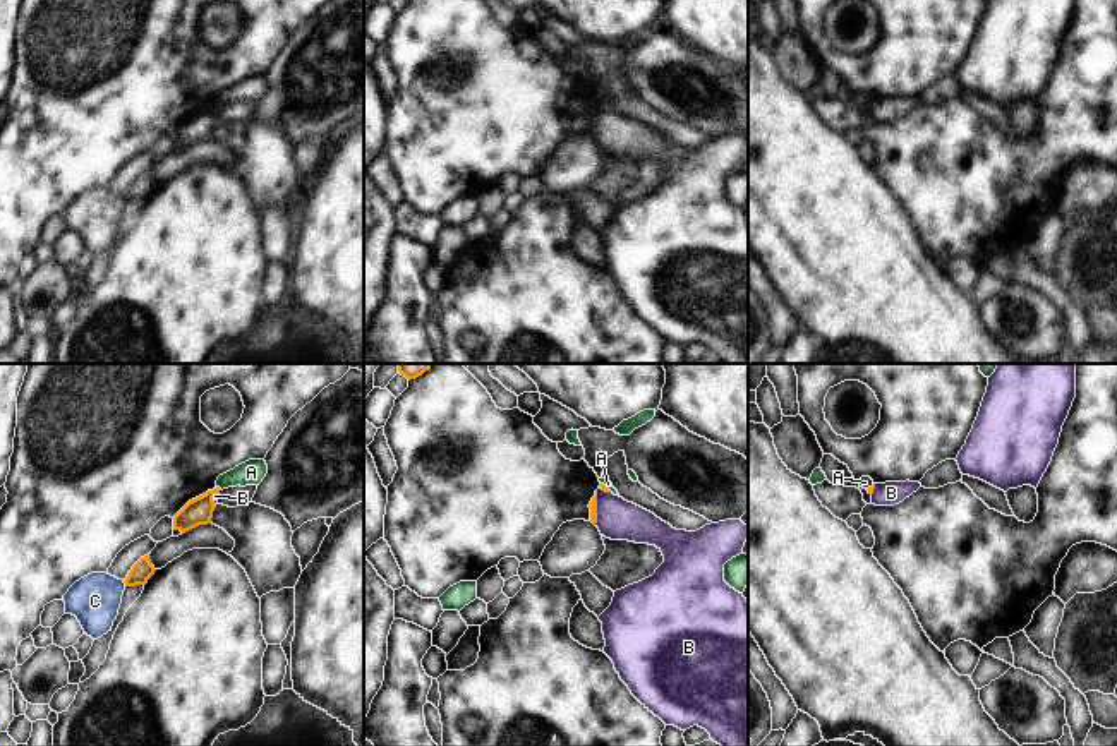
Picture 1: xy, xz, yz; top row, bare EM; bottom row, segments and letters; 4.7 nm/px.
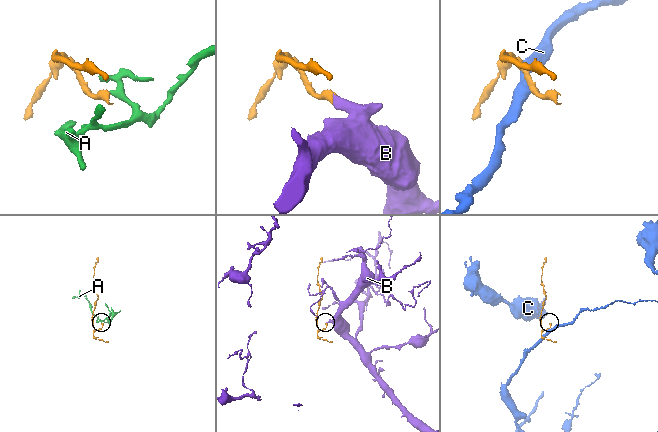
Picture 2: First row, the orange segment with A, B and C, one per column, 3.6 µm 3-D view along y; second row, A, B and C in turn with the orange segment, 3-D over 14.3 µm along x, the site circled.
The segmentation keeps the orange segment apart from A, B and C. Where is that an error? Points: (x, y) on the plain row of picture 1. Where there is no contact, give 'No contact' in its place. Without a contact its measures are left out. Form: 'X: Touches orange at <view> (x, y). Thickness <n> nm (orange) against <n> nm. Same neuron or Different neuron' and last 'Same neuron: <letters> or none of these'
A: Touches orange at xy (218, 103). Thickness 130 nm (orange) against 120 nm. Different neuron
B: Touches orange at xz (596, 124). Thickness 40 nm (orange) against 190 nm. Same neuron
C: Touches orange at xy (124, 198). Thickness 100 nm (orange) against 240 nm. Different neuron
Same neuron: B

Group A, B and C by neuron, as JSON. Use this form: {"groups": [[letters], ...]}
{"groups": [["A"], ["B"], ["C"]]}

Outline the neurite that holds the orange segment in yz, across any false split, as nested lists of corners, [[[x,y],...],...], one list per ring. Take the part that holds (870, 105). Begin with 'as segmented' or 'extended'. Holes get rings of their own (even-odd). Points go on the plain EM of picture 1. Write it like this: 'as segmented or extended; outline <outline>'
extended; outline [[[885,98],[885,99],[873,99],[868,103],[868,110],[872,111],[872,120],[875,122],[894,122],[903,118],[913,108],[921,103],[920,98]]]

